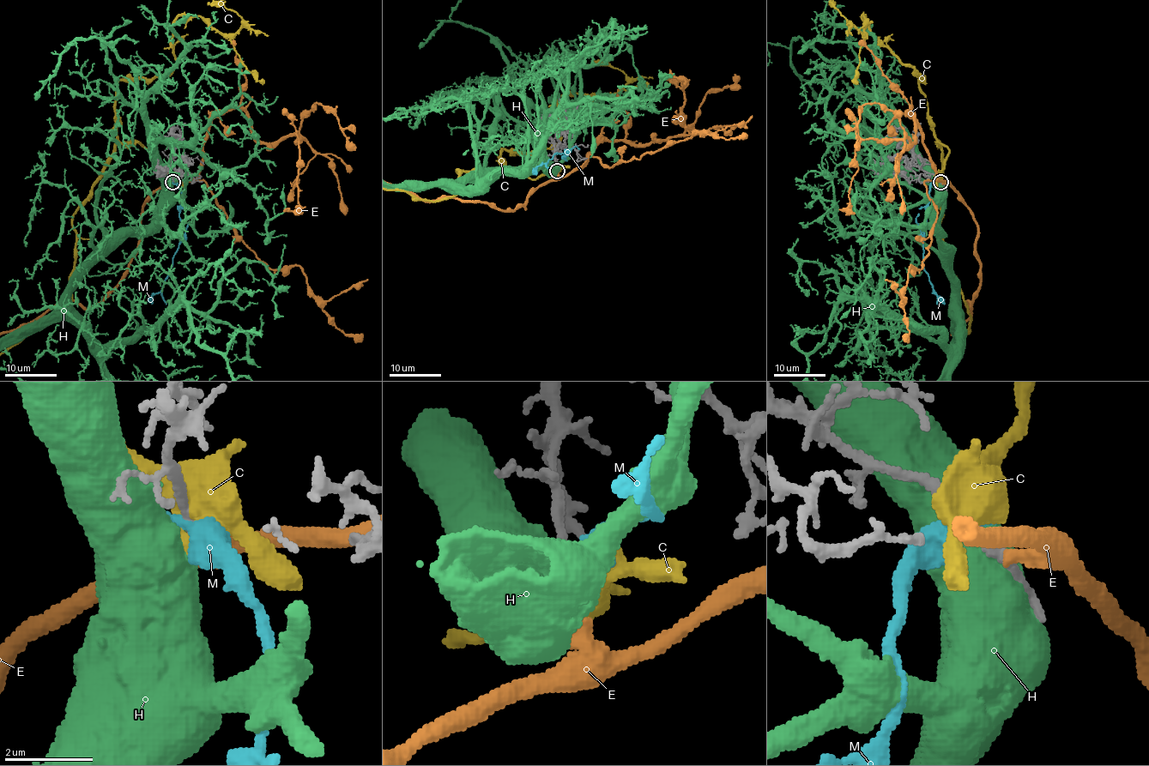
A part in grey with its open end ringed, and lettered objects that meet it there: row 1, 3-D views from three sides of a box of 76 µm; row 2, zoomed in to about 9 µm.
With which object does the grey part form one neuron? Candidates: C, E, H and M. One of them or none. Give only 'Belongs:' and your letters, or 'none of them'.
Belongs: none of them

